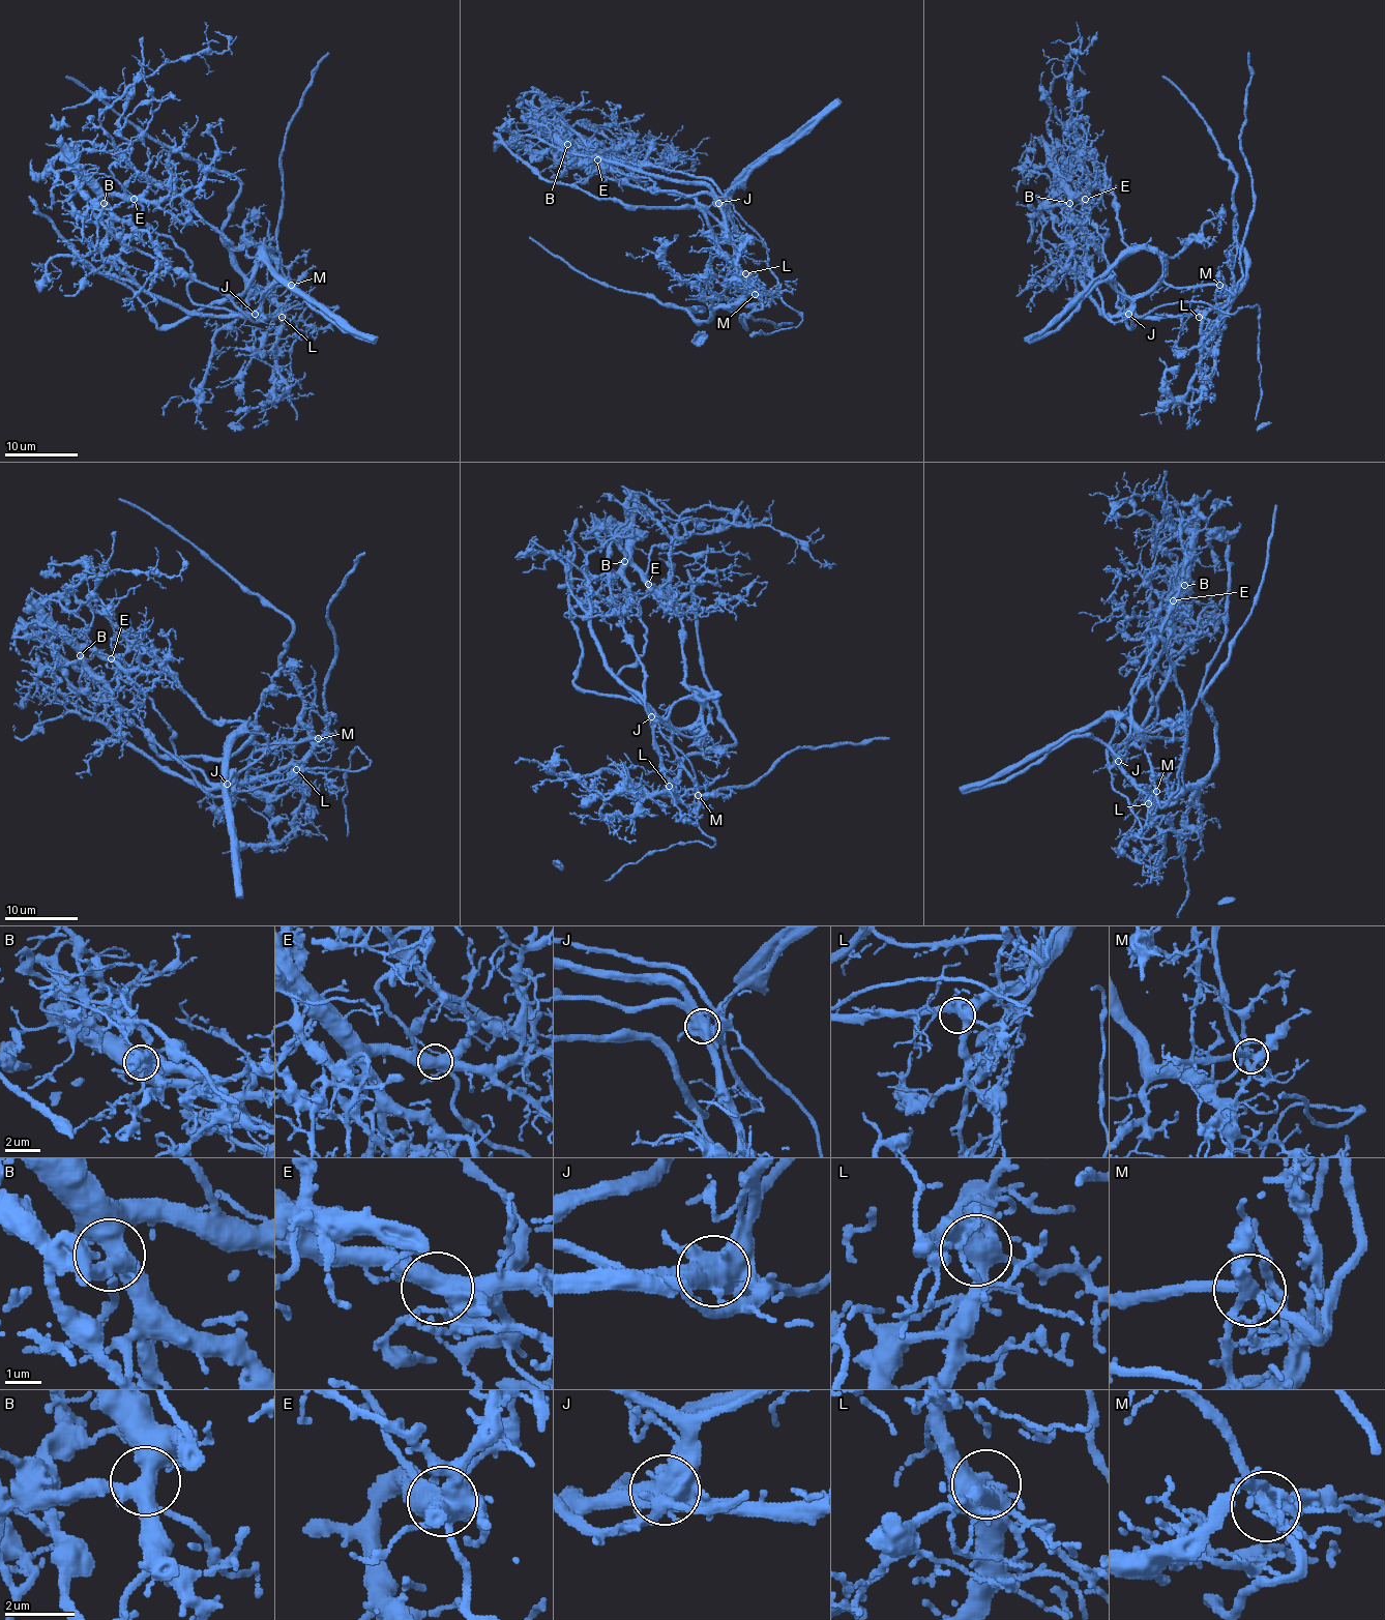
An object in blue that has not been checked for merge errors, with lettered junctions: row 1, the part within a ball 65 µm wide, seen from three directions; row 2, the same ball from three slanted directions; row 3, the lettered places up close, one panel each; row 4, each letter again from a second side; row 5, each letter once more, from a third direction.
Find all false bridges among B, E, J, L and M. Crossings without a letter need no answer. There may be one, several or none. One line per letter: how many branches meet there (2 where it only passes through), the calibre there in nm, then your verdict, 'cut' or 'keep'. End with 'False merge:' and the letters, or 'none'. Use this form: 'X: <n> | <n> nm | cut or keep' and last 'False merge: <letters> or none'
B: 5 | 460 nm | keep
E: 4 | 480 nm | cut
J: 5 | 600 nm | cut
L: 4 | 550 nm | keep
M: 5 | 360 nm | cut
False merge: E, J, M

